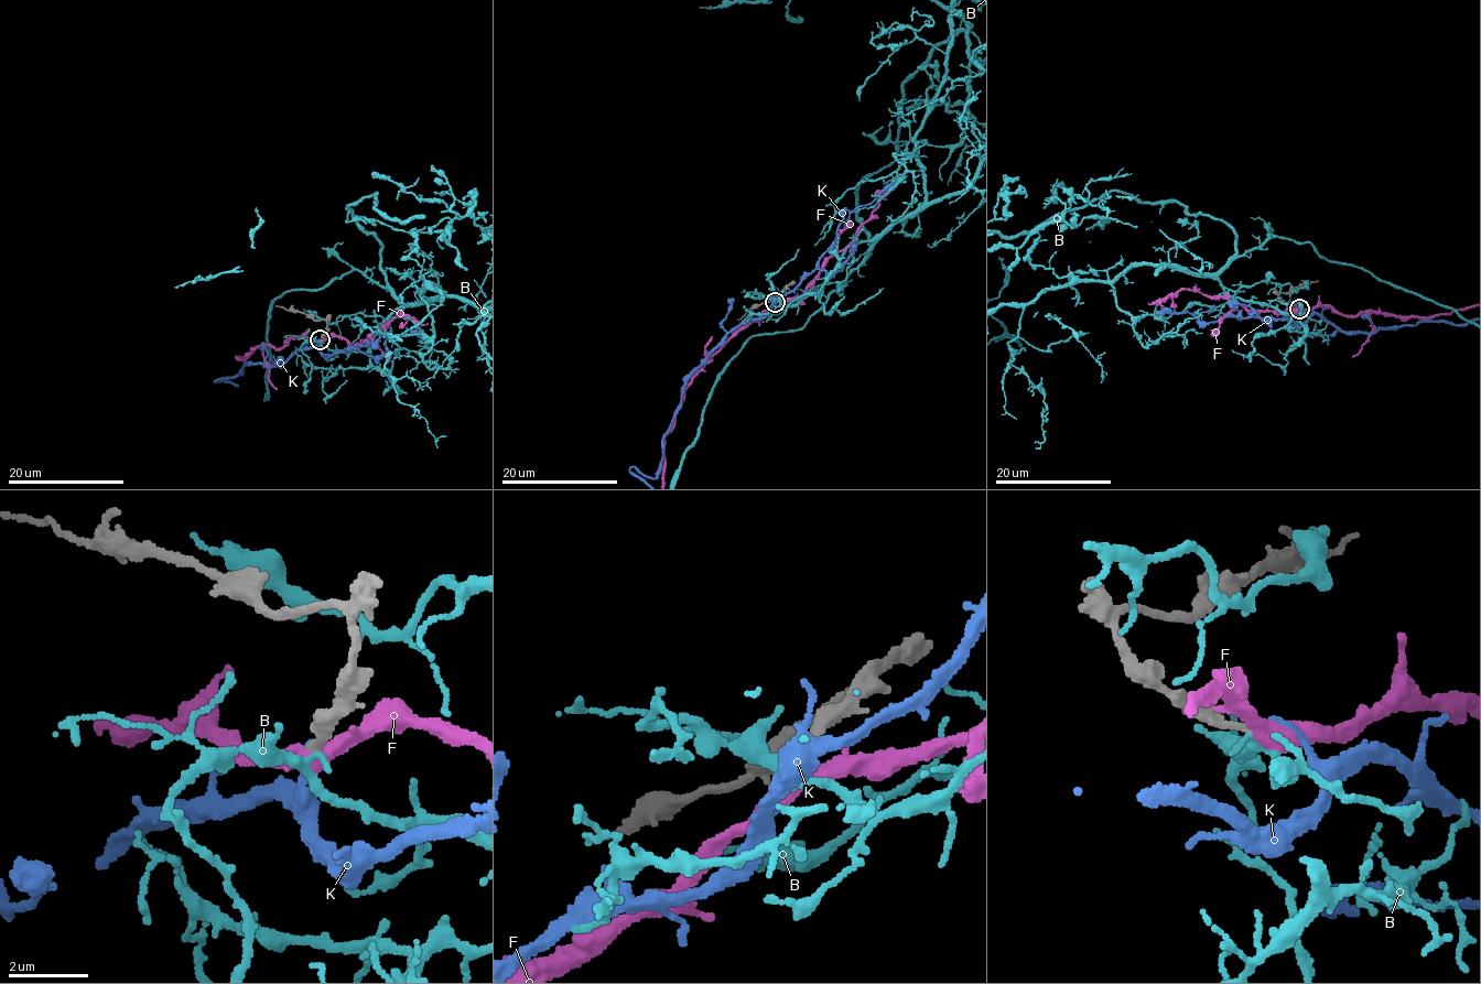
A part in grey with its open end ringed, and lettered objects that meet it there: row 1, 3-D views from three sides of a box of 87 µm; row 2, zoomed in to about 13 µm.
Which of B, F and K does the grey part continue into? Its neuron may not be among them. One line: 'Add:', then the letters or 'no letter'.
Add: K

